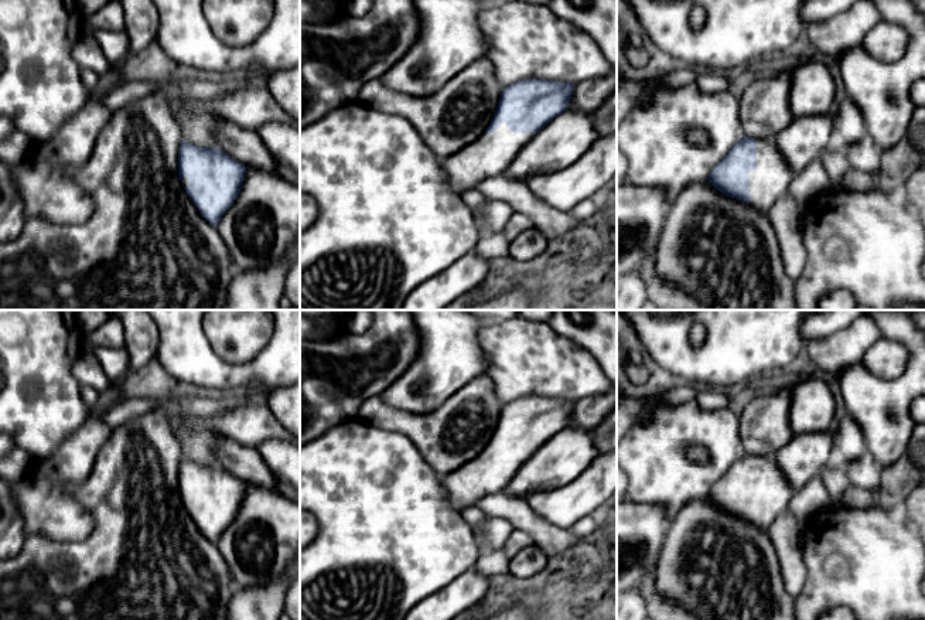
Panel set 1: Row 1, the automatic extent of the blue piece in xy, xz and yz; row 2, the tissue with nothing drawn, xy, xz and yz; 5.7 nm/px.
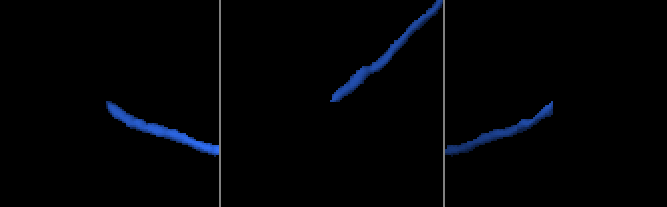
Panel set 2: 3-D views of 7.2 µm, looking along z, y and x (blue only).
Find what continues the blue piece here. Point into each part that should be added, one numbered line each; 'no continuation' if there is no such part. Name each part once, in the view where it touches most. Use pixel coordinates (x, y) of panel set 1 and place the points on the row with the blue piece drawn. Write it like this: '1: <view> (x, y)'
1: yz (771, 179)

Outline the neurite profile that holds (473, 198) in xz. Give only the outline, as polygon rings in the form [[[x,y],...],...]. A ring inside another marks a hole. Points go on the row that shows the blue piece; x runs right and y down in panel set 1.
[[[467,190],[461,194],[462,201],[467,204],[467,207],[472,211],[475,215],[481,205],[487,201],[487,198],[477,190]]]

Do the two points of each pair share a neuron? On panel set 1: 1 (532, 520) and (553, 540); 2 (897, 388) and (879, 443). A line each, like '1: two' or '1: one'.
1: one
2: one

